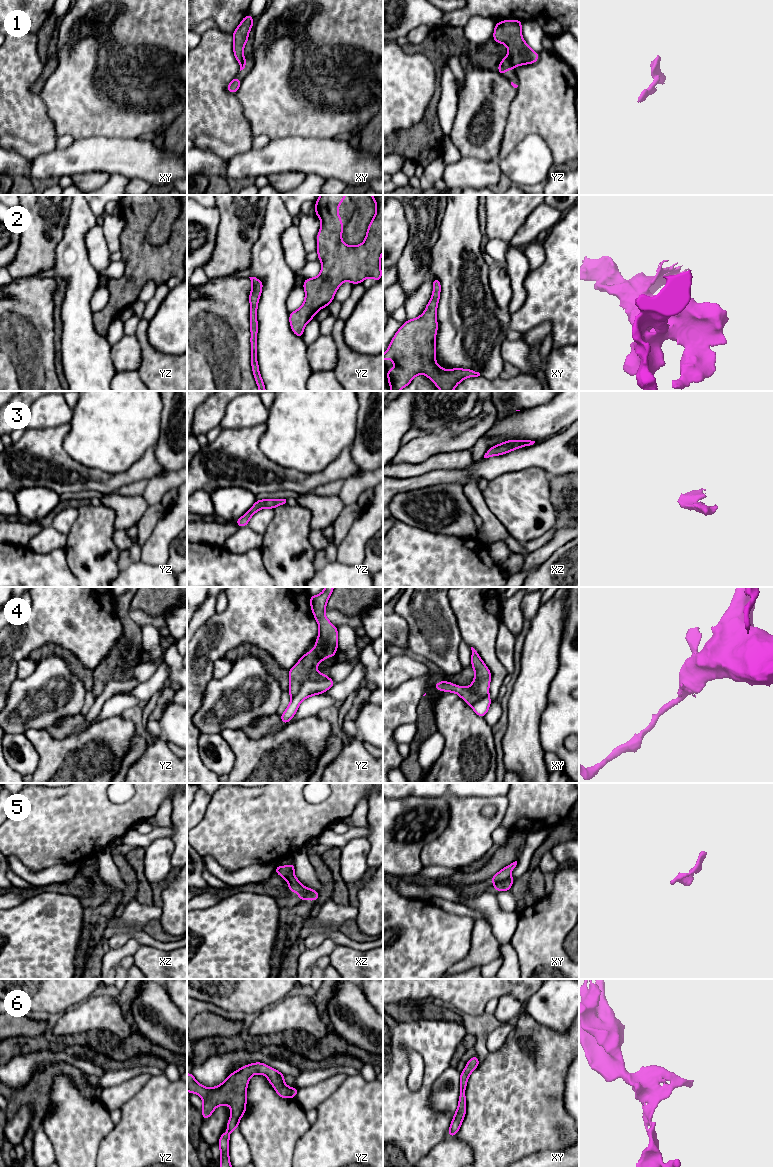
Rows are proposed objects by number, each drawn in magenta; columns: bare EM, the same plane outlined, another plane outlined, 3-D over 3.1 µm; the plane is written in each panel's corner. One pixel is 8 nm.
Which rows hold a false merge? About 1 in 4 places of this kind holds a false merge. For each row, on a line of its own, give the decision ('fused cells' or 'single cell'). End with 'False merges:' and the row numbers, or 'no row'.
1: fused cells
2: single cell
3: single cell
4: fused cells
5: fused cells
6: single cell
False merges: 1, 4, 5

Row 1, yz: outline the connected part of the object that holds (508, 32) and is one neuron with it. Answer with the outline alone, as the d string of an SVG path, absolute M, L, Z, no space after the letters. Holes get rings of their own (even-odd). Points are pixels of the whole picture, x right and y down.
M504 20L495 23L493 39L508 48L508 60L514 66L532 64L538 61L539 53L533 51L522 37L520 20Z

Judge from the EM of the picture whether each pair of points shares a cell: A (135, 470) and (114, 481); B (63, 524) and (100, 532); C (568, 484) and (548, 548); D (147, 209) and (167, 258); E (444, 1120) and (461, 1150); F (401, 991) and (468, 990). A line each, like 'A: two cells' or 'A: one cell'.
A: one cell
B: two cells
C: one cell
D: one cell
E: two cells
F: one cell

